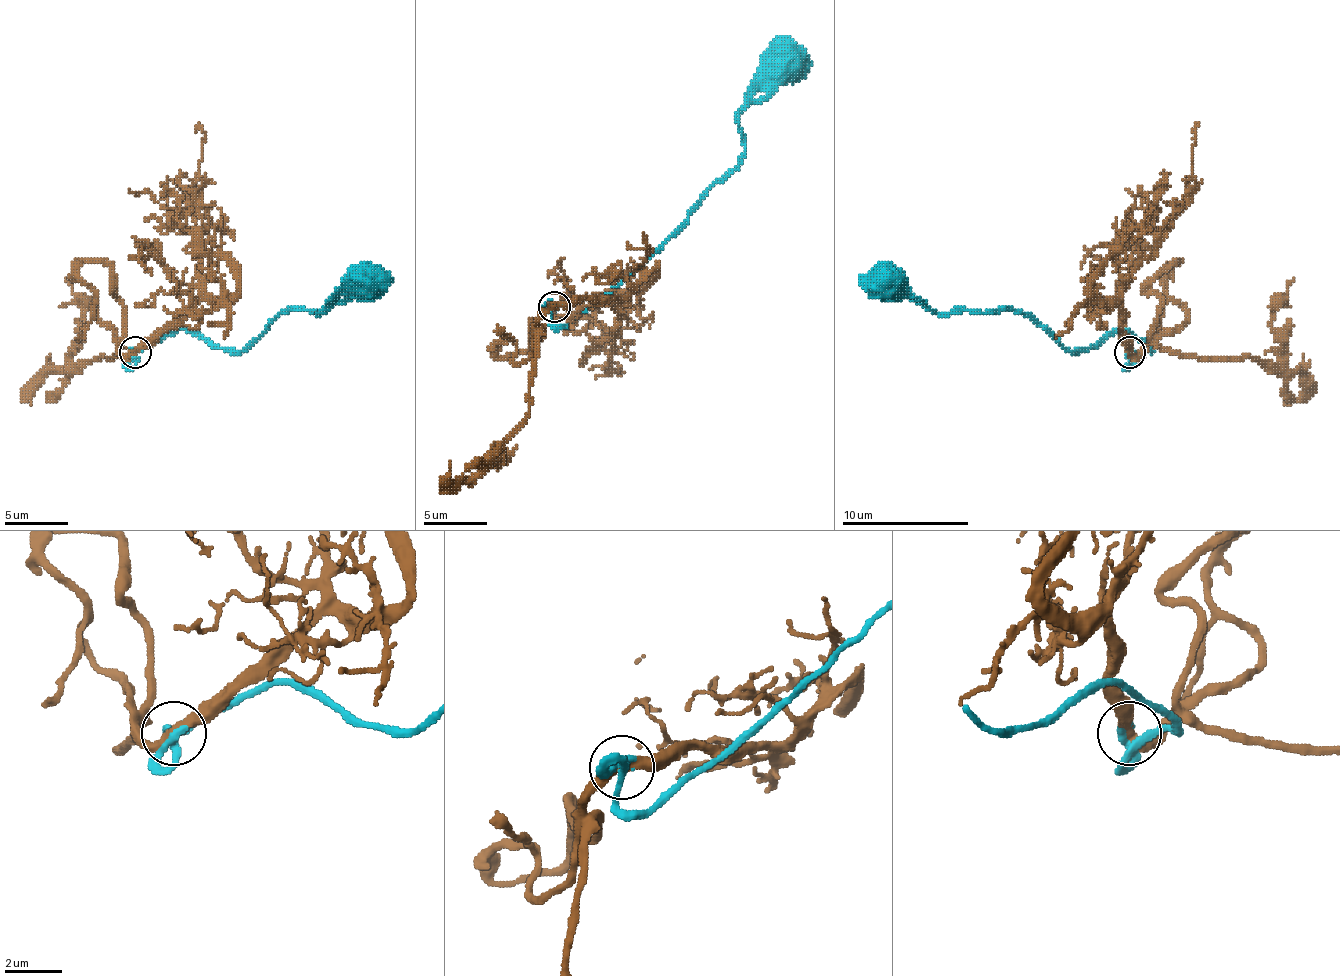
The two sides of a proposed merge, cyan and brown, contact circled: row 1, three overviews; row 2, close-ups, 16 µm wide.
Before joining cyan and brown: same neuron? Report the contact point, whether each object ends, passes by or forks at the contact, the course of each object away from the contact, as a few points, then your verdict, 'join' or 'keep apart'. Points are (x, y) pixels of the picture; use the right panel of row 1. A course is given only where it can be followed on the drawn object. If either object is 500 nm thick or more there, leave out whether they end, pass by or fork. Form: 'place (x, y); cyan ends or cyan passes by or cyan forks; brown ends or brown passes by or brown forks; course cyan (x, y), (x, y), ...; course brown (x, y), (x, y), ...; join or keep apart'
place (1130, 352); cyan passes by; brown passes by; course cyan (1129, 351), (1148, 348), (1122, 329), (1088, 348), (1065, 351), (1021, 313), (938, 313), (894, 272), (888, 281); course brown (1129, 351), (1122, 326), (1122, 294), (1132, 272), (1151, 256), (1186, 202), (1198, 123); join

